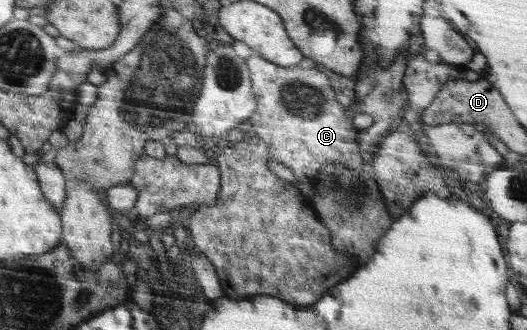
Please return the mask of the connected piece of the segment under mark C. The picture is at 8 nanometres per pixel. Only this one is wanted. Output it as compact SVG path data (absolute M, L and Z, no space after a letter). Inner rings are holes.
M253 53L247 59L251 71L253 92L258 102L258 110L248 119L253 125L250 135L264 141L270 147L271 159L289 167L301 183L313 183L321 173L323 166L331 162L339 162L351 169L359 167L363 160L359 157L359 145L355 141L357 127L355 123L345 119L345 107L335 101L335 93L329 85L329 77L317 69L301 69L294 65L283 67L281 64L271 63L263 56Z

